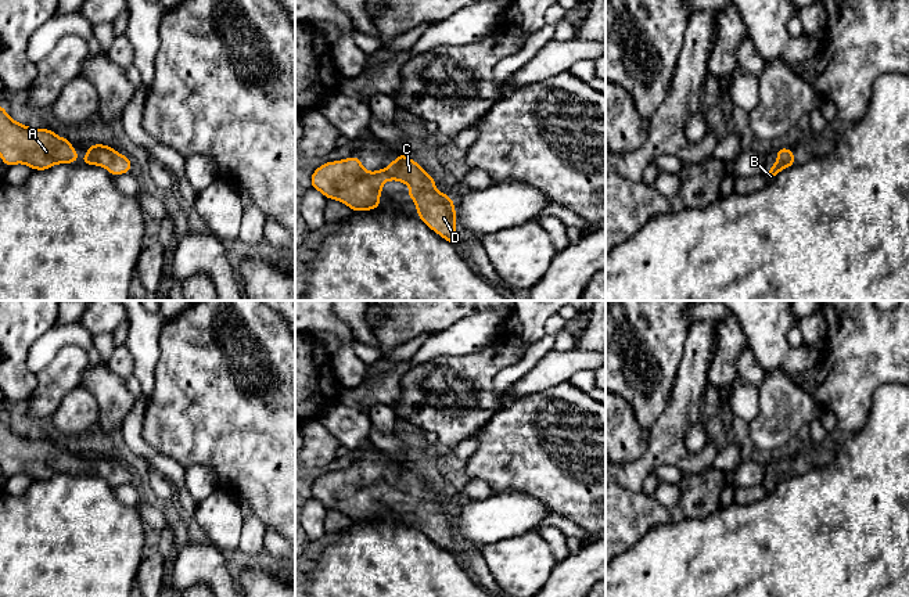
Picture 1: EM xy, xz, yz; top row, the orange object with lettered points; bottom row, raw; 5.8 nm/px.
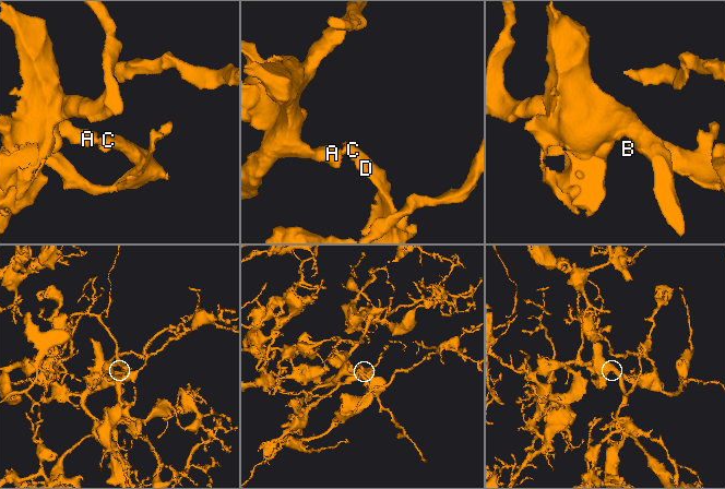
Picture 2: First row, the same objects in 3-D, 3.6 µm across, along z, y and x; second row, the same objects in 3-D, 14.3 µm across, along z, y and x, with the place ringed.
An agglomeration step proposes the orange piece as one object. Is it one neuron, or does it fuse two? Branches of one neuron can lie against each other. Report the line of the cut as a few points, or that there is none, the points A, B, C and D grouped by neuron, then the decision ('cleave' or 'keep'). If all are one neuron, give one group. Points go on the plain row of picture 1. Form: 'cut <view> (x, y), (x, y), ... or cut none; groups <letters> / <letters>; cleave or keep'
cut none; groups A B C D; keep

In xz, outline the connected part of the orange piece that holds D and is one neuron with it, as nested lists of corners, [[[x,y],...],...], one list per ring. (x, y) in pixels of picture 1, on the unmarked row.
[[[398,464],[385,479],[367,482],[353,465],[346,470],[324,472],[310,486],[310,497],[328,510],[348,515],[353,522],[380,518],[382,493],[398,490],[410,496],[407,508],[416,513],[418,529],[443,550],[460,558],[463,549],[454,542],[457,528],[454,511],[435,499],[431,488],[420,474]]]

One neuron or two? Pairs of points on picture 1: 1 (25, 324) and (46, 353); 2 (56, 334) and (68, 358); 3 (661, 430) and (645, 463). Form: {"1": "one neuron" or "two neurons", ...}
{"1": "two neurons", "2": "two neurons", "3": "one neuron"}

